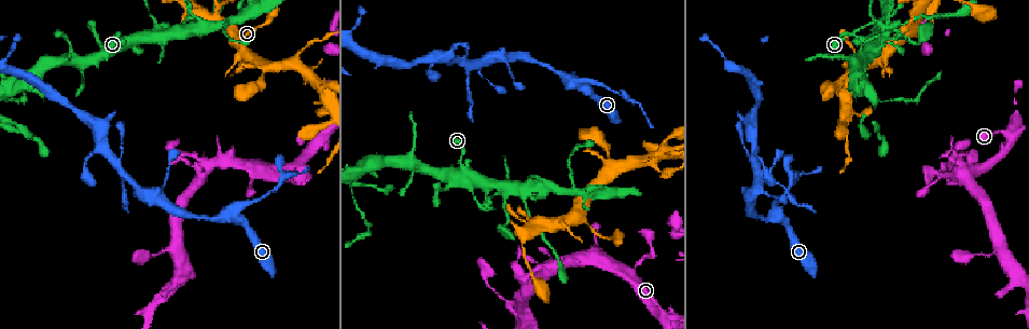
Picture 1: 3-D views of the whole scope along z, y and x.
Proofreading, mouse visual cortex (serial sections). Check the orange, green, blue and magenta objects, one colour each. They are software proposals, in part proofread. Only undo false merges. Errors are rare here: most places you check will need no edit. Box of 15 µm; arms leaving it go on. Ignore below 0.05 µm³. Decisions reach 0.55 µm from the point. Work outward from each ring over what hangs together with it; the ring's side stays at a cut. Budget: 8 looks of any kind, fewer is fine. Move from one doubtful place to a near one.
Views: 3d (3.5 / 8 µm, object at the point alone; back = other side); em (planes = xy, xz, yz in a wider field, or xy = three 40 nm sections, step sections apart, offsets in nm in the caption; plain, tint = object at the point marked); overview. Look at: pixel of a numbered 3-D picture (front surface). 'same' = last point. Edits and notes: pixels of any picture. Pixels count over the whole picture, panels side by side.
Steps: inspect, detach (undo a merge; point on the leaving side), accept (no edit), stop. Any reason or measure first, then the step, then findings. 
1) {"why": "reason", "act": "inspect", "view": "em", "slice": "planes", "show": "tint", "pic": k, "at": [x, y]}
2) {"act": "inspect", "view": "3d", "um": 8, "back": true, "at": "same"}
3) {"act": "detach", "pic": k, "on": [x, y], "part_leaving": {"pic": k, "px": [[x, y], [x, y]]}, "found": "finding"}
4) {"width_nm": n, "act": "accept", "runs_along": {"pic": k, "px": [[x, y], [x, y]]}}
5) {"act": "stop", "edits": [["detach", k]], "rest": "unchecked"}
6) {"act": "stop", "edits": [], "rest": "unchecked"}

{"why": "calibre changes", "act": "inspect", "view": "3d", "um": 3.5, "pic": 1, "at": [640, 163]}

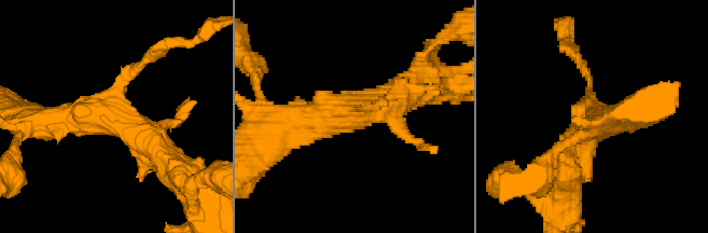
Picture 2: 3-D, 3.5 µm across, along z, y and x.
{"act": "inspect", "view": "em", "slice": "xy", "step": 5, "show": "tint", "pic": 2, "at": [356, 106]}

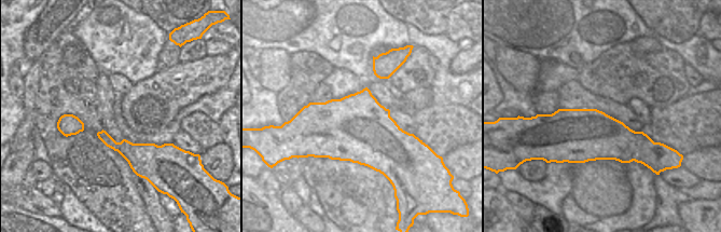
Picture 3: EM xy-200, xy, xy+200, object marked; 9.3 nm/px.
{"width_nm": 600, "act": "accept", "runs_along": {"pic": 2, "px": [[42, 122], [111, 115], [167, 159]]}, "found": "one cell here"}

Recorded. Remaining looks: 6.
{"why": "sharp bend", "act": "inspect", "view": "3d", "um": 8, "pic": 1, "at": [125, 176]}

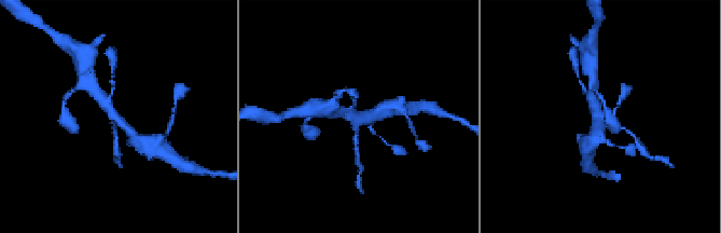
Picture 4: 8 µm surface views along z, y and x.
{"why": "now the EM", "act": "inspect", "view": "em", "slice": "xy", "step": 2, "show": "tint", "pic": 4, "at": [598, 120]}

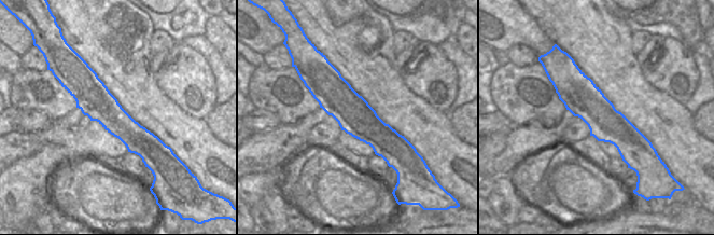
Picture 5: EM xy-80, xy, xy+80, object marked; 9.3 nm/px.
{"arm_widths_nm": [150, 300, 350], "act": "accept", "runs_along": {"pic": 4, "px": [[140, 144], [104, 105], [98, 96]]}, "found": "all the same cell"}

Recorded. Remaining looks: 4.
{"why": "sharp bend", "act": "inspect", "view": "3d", "um": 3.5, "pic": 1, "at": [459, 177]}

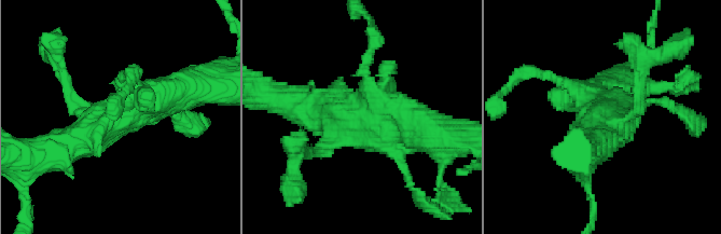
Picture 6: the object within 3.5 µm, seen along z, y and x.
{"act": "inspect", "view": "em", "slice": "planes", "show": "tint", "pic": 6, "at": [365, 116]}

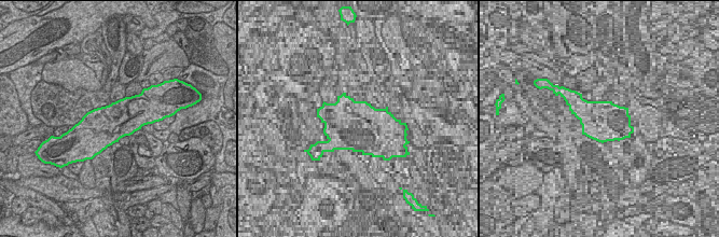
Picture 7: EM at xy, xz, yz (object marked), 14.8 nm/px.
{"act": "accept", "runs_along": {"pic": 6, "px": [[125, 73], [136, 99], [66, 142]]}, "found": "all the same cell"}

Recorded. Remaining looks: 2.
{"act": "stop", "edits": [], "rest": "unchecked"}

